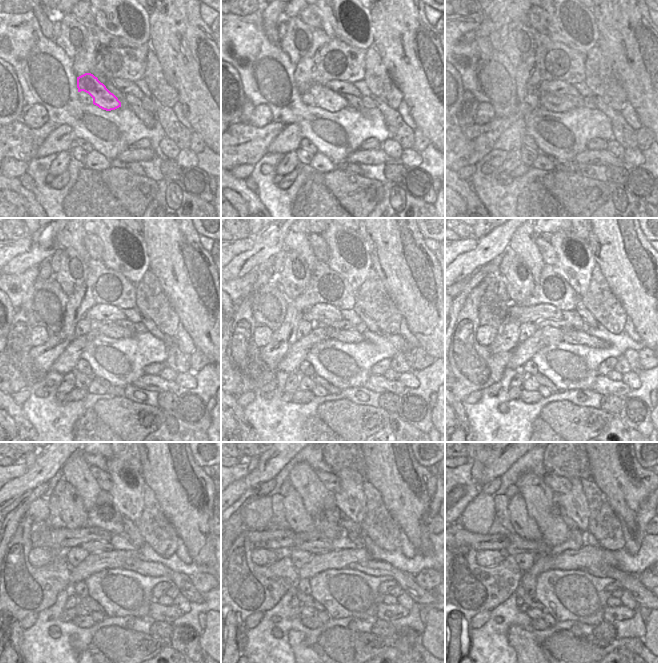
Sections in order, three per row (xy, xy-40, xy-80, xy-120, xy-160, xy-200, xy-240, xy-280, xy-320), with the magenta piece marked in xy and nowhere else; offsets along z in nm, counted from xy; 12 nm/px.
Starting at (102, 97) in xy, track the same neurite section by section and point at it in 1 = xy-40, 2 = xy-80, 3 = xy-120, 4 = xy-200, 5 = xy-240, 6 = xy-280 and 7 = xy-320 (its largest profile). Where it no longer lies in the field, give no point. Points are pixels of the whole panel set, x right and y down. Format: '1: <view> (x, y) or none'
1: xy-40 (327, 99)
2: xy-80 (551, 102)
3: xy-120 (108, 328)
4: xy-200 (576, 337)
5: xy-240 (153, 569)
6: xy-280 (407, 582)
7: xy-320 (630, 582)

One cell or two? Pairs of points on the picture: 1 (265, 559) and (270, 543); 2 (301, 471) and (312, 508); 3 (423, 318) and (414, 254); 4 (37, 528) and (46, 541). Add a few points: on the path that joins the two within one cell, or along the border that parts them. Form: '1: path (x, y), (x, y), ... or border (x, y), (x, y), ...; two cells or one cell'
1: border (253, 548), (264, 547), (273, 550); two cells
2: path (306, 480), (312, 491), (312, 499); one cell
3: path (421, 302), (417, 294), (414, 270); one cell
4: border (51, 529), (32, 534); two cells

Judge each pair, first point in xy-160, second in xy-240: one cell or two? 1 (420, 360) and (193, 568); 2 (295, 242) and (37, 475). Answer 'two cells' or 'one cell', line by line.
1: two cells
2: two cells

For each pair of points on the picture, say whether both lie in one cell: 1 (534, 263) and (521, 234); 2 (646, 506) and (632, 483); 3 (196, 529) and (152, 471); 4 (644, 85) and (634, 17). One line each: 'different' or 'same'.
1: same
2: different
3: same
4: same

